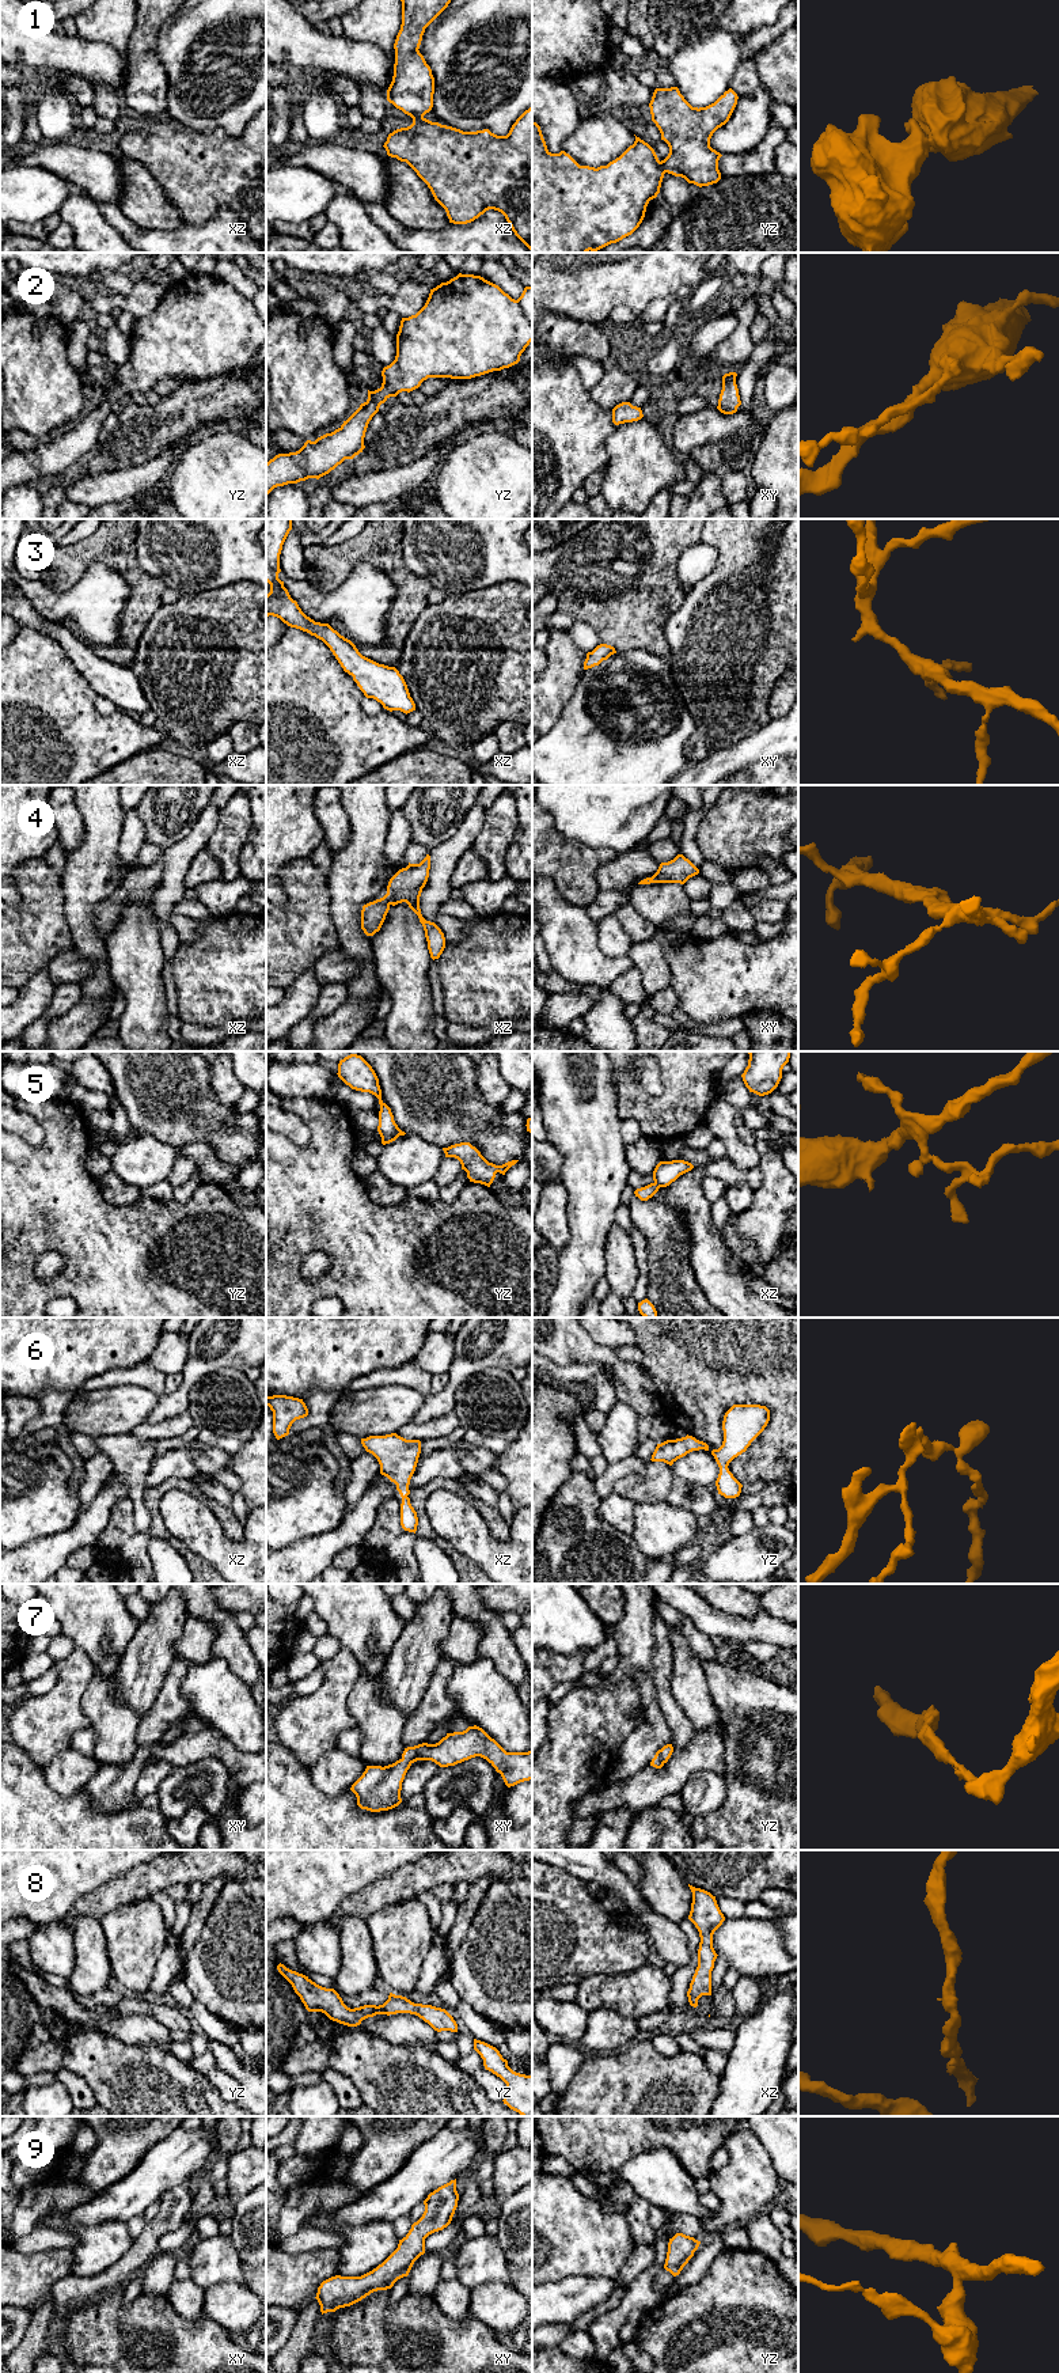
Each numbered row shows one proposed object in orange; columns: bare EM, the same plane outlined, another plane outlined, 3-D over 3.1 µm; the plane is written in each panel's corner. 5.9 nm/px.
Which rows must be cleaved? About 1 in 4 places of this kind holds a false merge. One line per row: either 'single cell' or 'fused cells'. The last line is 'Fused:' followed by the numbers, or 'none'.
1: fused cells
2: single cell
3: single cell
4: single cell
5: fused cells
6: single cell
7: single cell
8: single cell
9: single cell
Fused: 1, 5

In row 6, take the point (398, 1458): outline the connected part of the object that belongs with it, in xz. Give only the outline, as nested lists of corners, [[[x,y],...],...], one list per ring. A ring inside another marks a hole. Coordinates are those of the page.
[[[391,1433],[361,1438],[361,1444],[367,1452],[377,1459],[380,1474],[396,1485],[402,1497],[401,1525],[405,1531],[415,1534],[418,1517],[407,1496],[410,1494],[410,1479],[421,1453],[421,1441],[406,1440],[396,1433]]]

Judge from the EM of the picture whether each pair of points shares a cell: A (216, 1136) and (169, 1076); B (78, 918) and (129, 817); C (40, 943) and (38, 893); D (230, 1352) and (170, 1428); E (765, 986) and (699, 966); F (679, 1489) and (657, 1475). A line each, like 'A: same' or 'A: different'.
A: same
B: different
C: same
D: different
E: same
F: different

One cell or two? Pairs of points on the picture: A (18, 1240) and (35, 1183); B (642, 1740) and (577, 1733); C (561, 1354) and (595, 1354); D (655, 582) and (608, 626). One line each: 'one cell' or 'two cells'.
A: one cell
B: two cells
C: one cell
D: one cell

